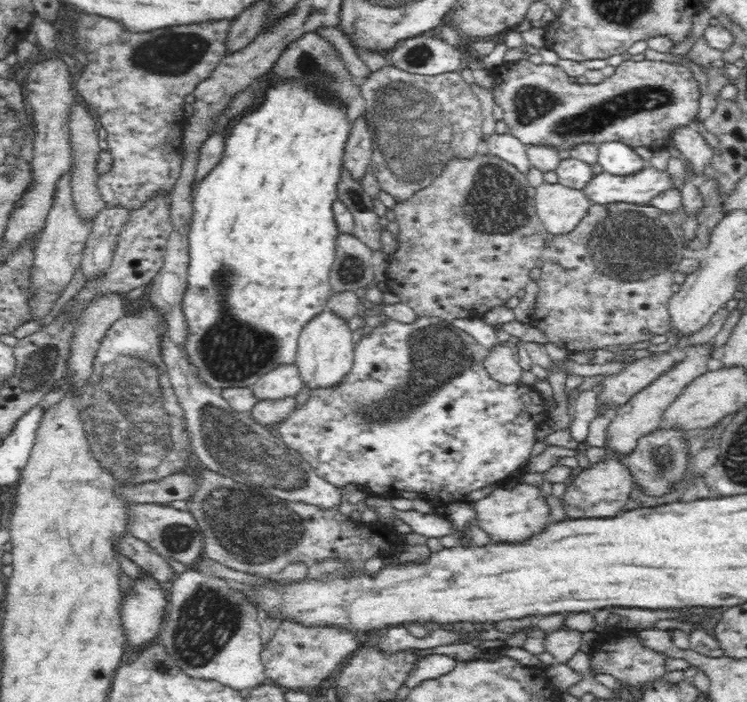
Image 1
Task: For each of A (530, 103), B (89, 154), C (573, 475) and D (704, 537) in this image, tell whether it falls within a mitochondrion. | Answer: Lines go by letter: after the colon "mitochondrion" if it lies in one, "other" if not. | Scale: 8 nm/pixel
A: mitochondrion
B: other
C: other
D: other

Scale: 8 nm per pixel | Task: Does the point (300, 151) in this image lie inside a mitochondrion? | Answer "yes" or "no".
no

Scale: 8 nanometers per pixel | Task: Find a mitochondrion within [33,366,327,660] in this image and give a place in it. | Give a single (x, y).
(242, 523)

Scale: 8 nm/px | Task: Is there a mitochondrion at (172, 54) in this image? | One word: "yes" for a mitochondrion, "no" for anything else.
yes

